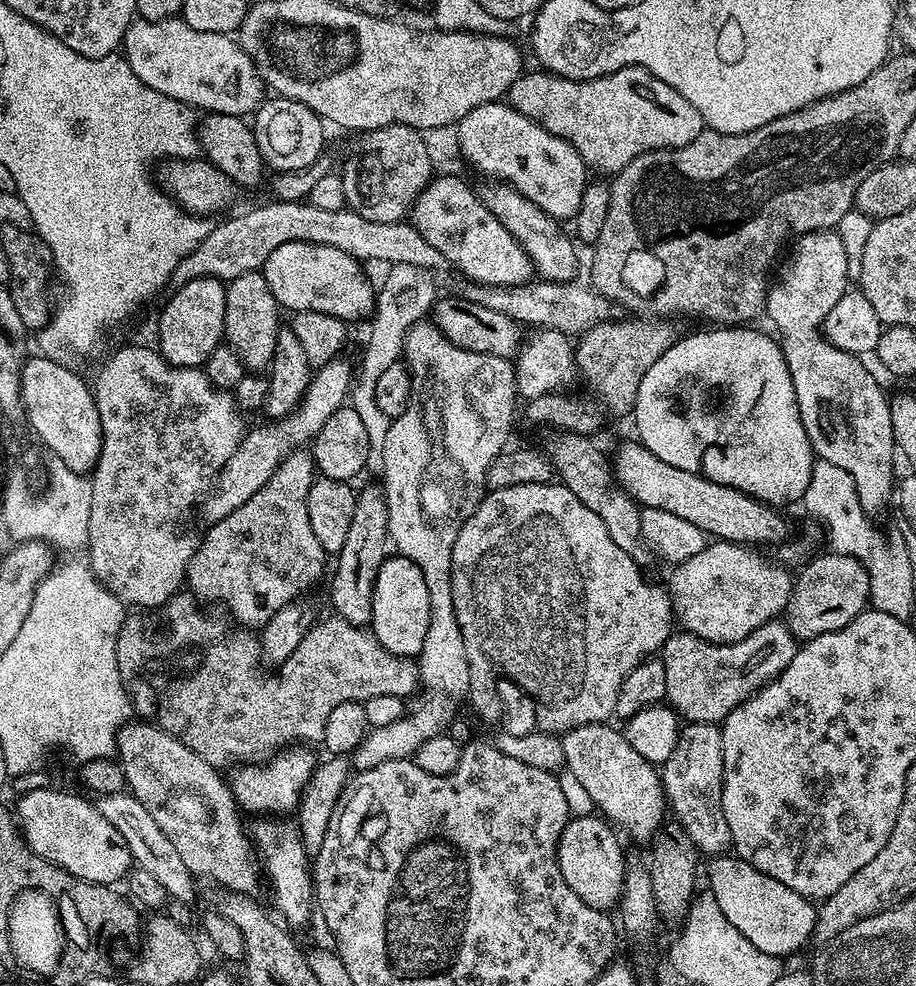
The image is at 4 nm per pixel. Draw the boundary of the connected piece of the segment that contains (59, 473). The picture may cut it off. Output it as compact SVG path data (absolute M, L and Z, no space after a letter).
M52 458L46 464L48 485L37 499L31 500L25 491L16 487L2 503L2 515L10 523L16 536L35 536L53 549L80 548L88 543L88 523L90 522L90 498L92 482L87 475L67 468L61 460Z

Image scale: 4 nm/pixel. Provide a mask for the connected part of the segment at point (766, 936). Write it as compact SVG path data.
M735 854L717 855L711 862L707 887L718 898L726 922L734 926L755 948L771 956L788 958L804 941L812 940L816 931L816 913L813 901L800 896L790 886L782 886L774 878L762 874Z

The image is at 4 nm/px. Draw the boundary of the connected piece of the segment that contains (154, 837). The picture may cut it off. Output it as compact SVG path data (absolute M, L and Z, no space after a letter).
M121 790L109 796L99 797L95 801L95 805L102 814L102 818L106 818L106 822L110 822L110 826L114 826L114 830L118 830L118 834L122 834L122 842L126 842L126 846L132 854L133 865L146 870L149 874L154 874L168 898L191 905L192 899L196 896L198 880L186 868L181 855L174 850L173 843L166 838L161 827L154 822L150 812L142 806L142 802L134 795Z

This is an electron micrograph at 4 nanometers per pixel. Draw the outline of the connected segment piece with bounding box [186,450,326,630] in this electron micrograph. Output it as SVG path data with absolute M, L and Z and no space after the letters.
M304 450L289 451L256 494L232 513L209 523L208 533L204 537L202 535L199 537L196 553L188 562L187 591L205 605L224 603L228 607L227 615L237 625L256 630L278 610L282 610L282 606L299 601L303 592L310 591L323 576L325 579L326 553L322 550L318 537L314 535L314 530L310 526L310 510L306 510L313 479L313 457L307 451L304 453Z

